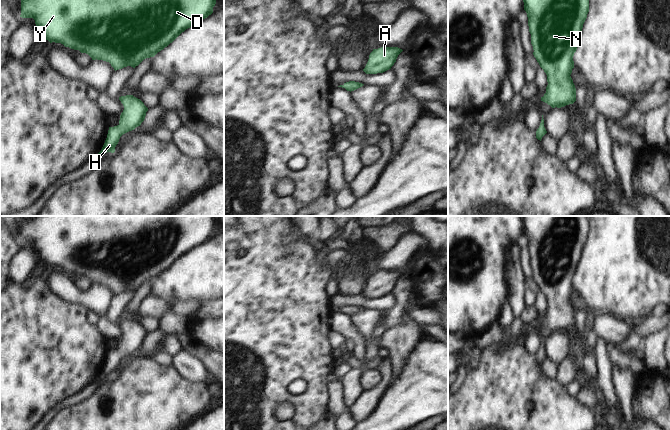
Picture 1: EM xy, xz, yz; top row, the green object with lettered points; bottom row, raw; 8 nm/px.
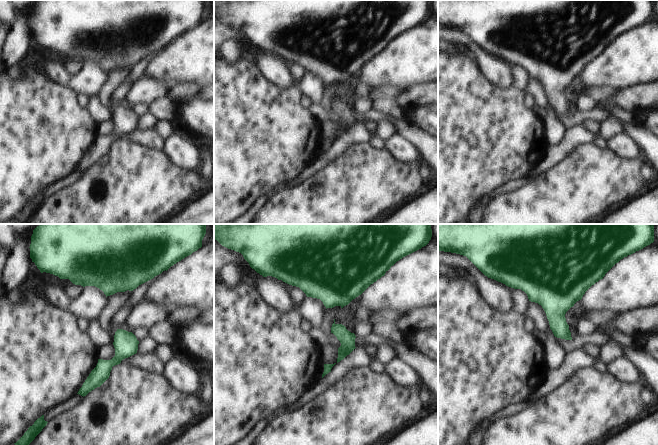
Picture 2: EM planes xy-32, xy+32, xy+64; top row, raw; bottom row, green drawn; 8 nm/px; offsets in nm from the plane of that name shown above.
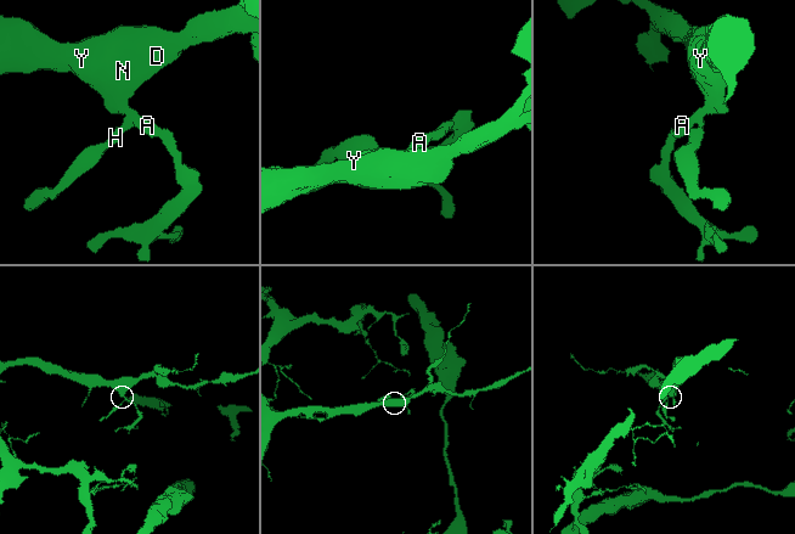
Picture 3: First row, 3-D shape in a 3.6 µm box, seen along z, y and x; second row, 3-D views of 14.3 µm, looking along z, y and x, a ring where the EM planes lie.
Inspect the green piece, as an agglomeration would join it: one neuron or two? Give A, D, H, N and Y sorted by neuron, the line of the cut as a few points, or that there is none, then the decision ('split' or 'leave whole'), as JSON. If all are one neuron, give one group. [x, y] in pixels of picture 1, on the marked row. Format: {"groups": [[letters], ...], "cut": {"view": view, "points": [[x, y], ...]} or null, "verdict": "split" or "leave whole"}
{"groups": [["A", "D", "H", "N", "Y"]], "cut": null, "verdict": "leave whole"}

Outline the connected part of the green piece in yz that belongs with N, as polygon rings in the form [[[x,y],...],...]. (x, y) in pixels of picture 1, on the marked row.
[[[523,0],[528,17],[533,55],[547,75],[548,85],[541,101],[561,108],[576,101],[576,88],[571,78],[573,56],[589,12],[589,0]]]

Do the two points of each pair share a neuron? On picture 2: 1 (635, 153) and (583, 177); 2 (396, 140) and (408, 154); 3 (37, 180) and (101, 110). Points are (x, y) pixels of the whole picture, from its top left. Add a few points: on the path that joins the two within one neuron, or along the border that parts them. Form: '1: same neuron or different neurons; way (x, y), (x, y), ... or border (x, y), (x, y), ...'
1: different neurons; border (608, 146), (622, 157), (628, 159), (643, 157)
2: same neuron; way (397, 143), (405, 151)
3: different neurons; border (86, 107), (98, 123)

